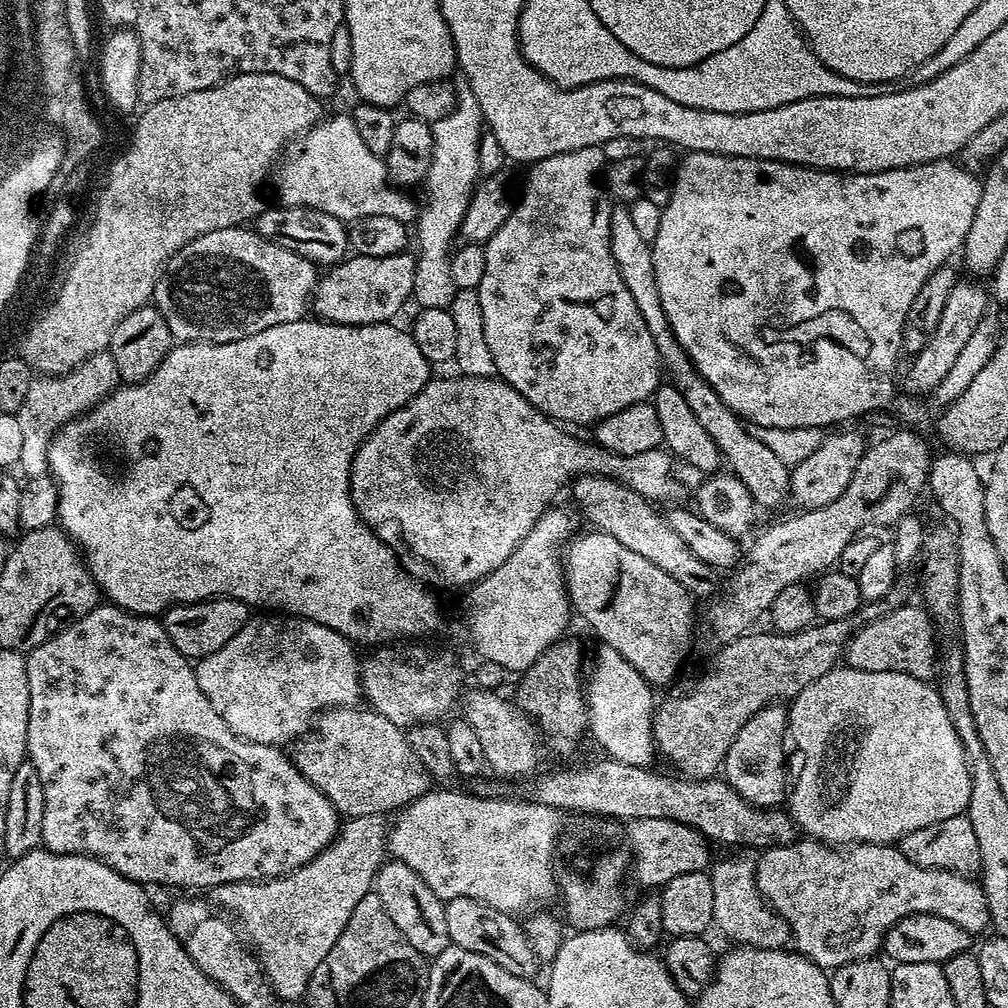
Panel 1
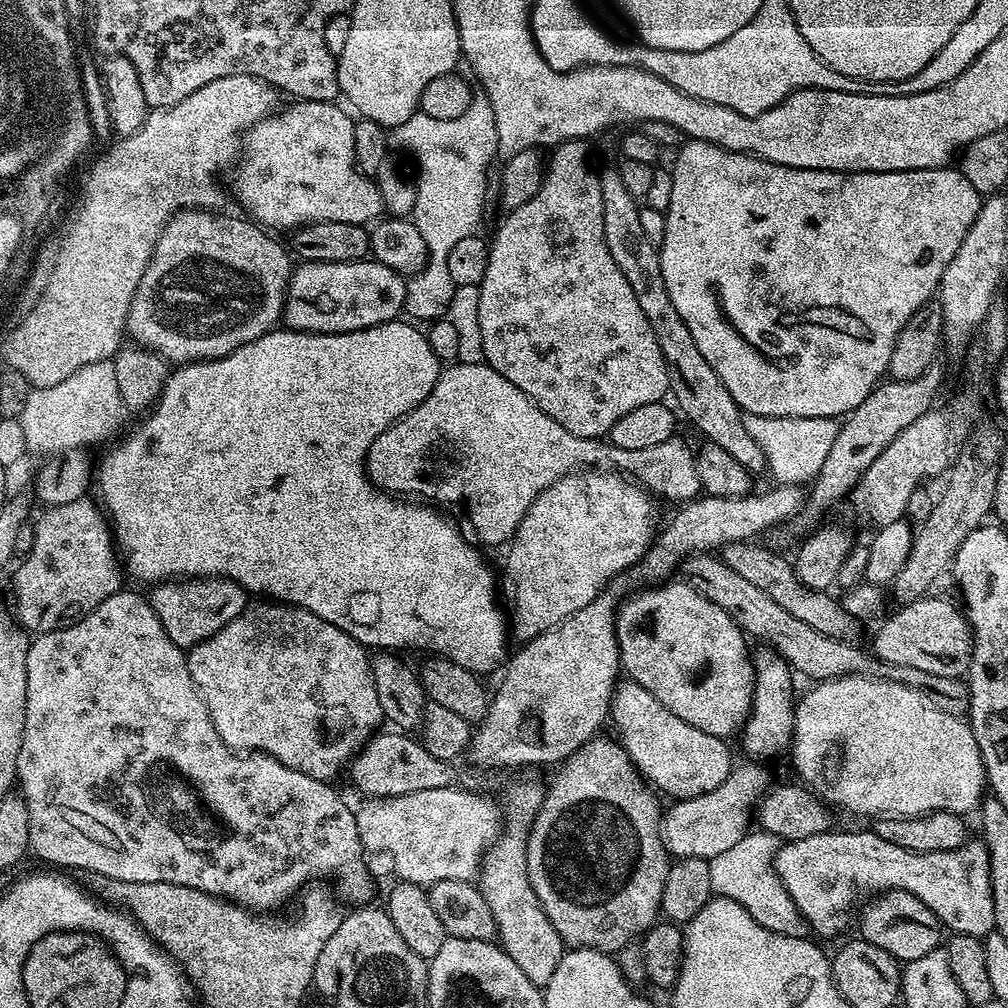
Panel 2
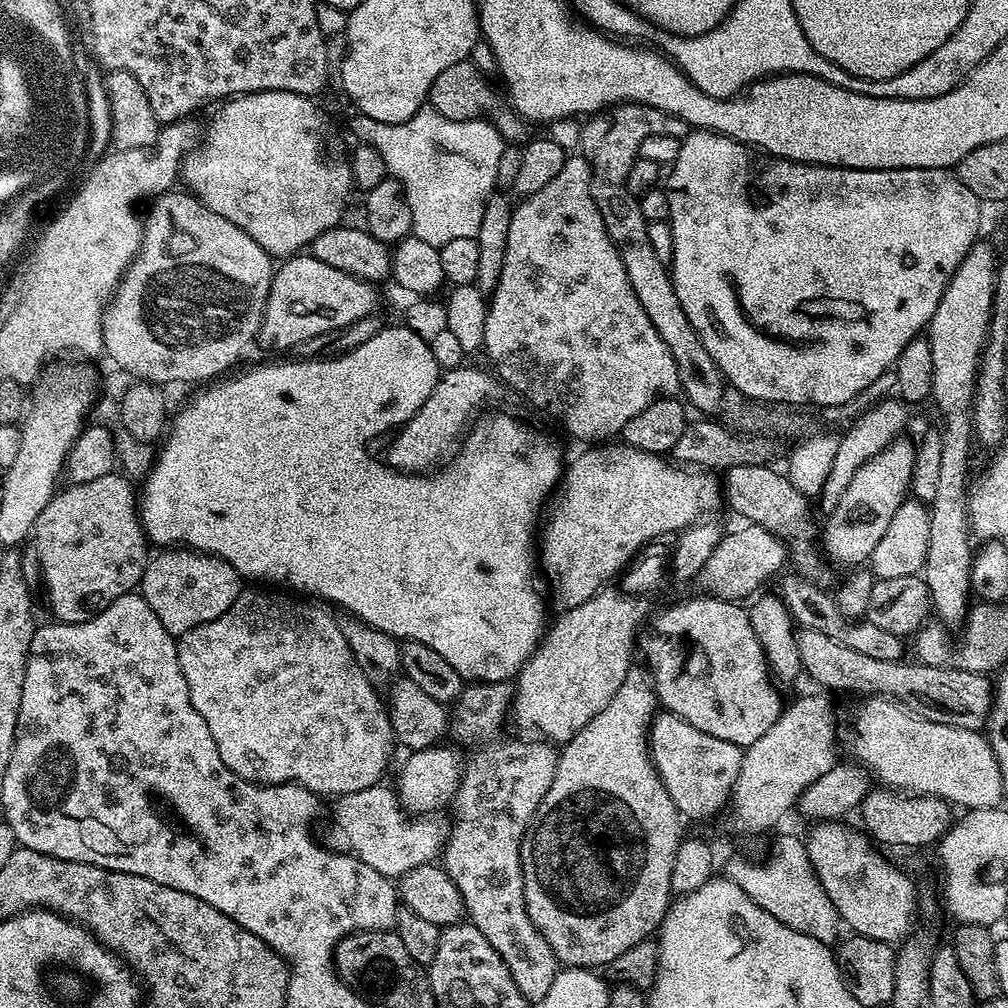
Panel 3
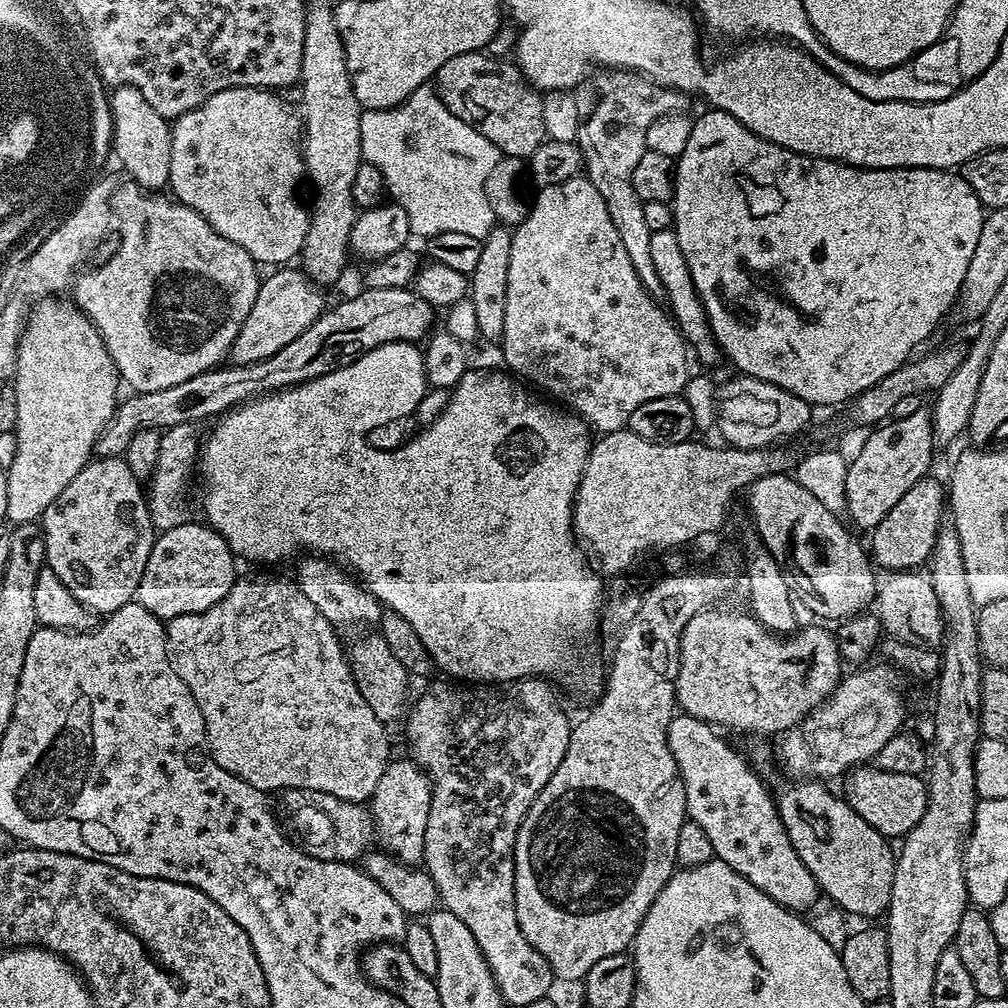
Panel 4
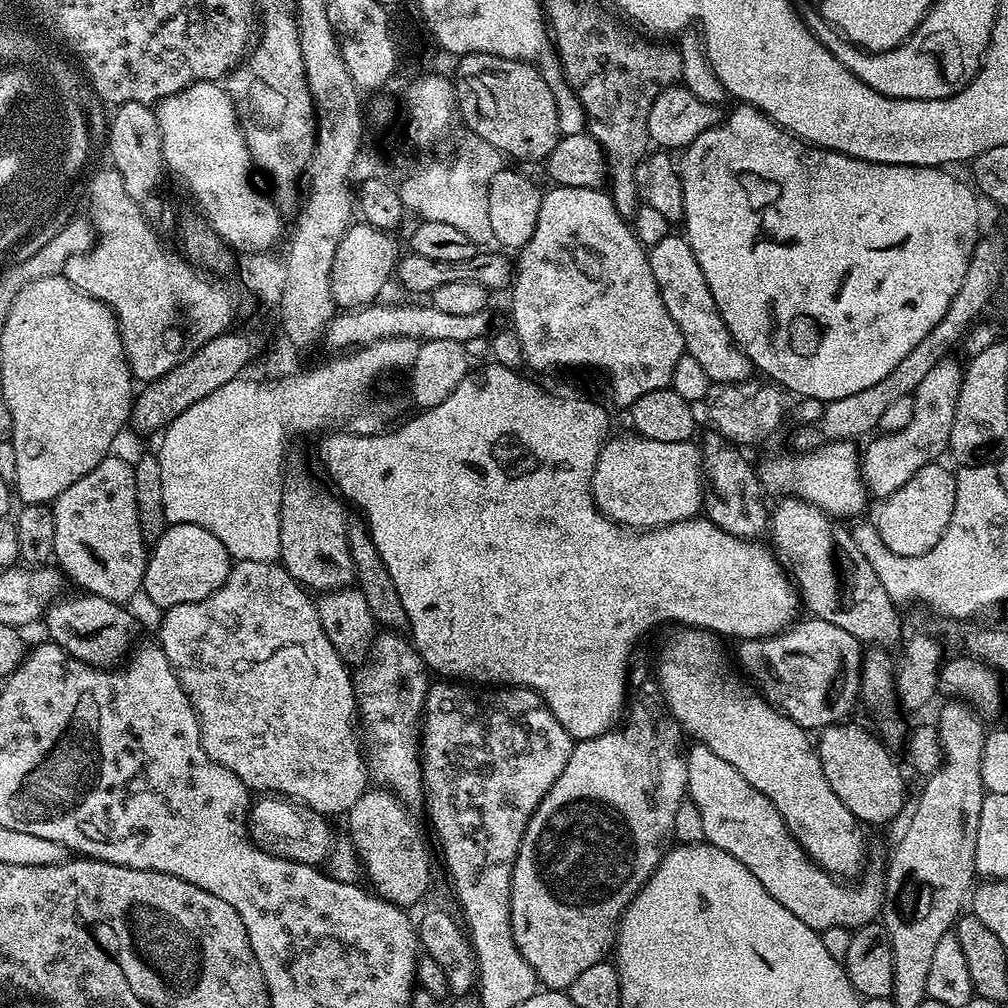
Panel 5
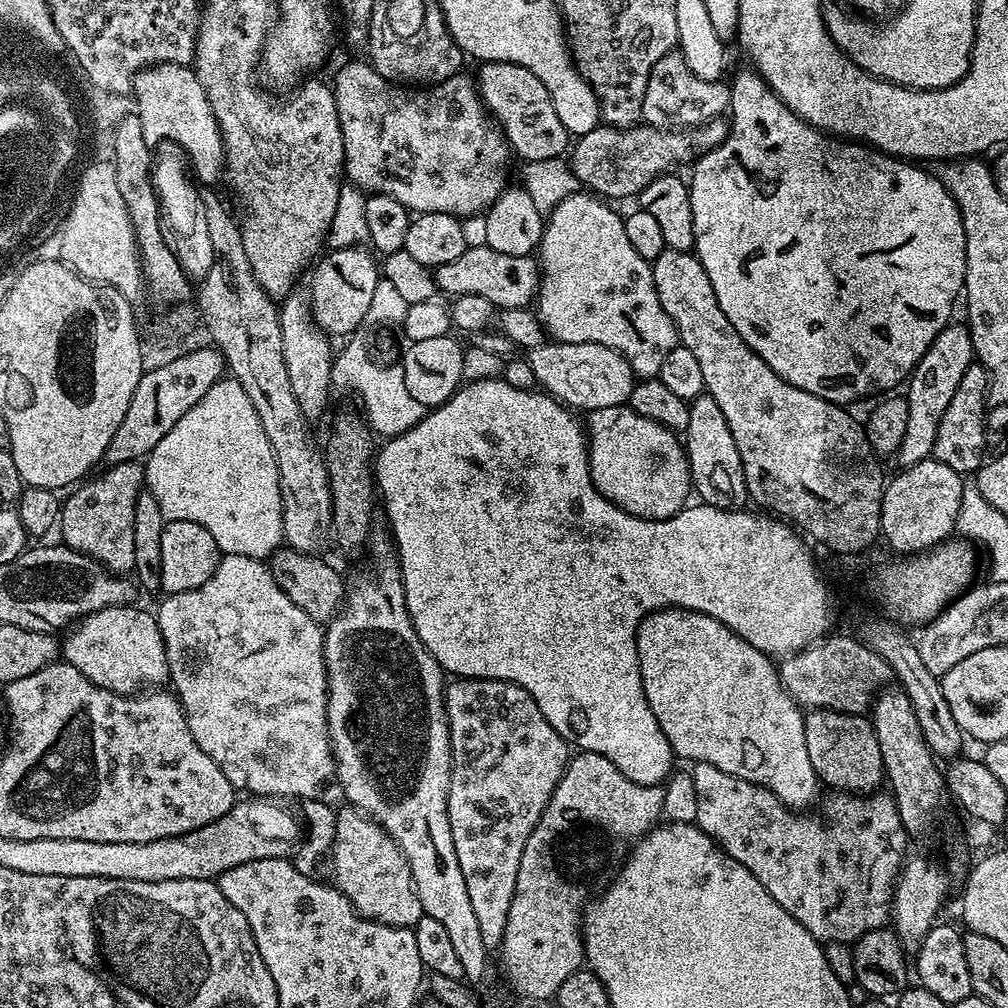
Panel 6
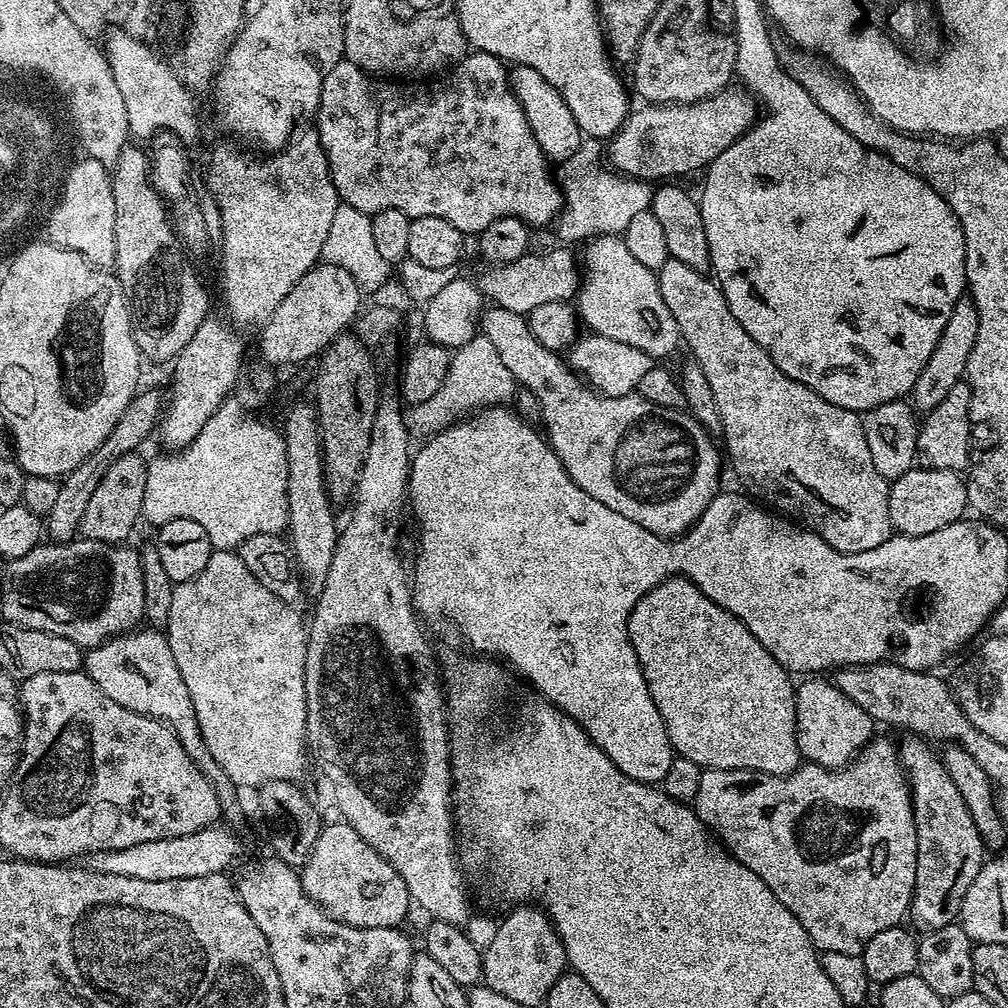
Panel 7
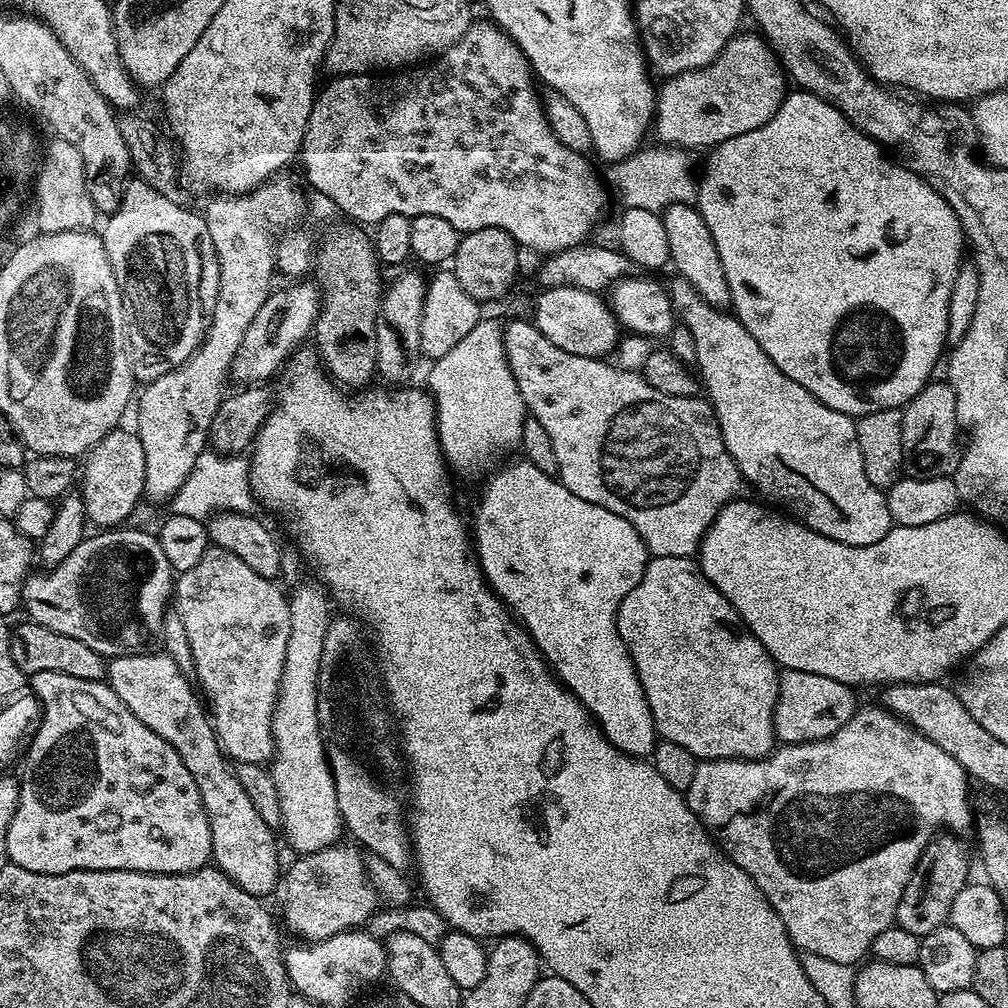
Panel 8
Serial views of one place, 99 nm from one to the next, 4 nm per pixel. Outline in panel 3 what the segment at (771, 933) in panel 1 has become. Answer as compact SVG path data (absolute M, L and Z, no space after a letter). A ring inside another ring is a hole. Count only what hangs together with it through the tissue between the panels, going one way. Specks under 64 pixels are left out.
M798 835L780 836L772 848L773 856L764 860L732 860L728 864L727 879L732 880L766 914L781 916L786 926L798 930L802 934L810 934L810 938L818 938L818 942L829 946L841 939L842 921L834 902L830 902L828 891L820 885L820 879L812 871L808 863L808 854L804 851L804 841ZM780 884L788 884L780 892Z

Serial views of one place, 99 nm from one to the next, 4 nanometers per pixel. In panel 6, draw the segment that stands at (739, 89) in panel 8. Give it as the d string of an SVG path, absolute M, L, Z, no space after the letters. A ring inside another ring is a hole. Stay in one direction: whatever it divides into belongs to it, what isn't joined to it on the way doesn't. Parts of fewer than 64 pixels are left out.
M724 118L707 120L693 128L671 130L652 128L643 122L631 128L597 126L590 130L590 134L582 134L571 145L572 173L585 189L609 201L617 202L627 196L636 198L646 185L654 182L654 178L679 169L676 168L679 164L691 165L714 150L727 138L729 127L729 121Z

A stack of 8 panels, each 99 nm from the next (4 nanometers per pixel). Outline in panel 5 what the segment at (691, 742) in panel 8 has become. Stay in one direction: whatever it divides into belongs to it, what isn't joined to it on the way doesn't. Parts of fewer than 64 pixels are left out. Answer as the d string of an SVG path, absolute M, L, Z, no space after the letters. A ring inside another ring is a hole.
M680 626L675 630L677 632L665 638L660 648L660 657L656 660L659 695L668 715L679 722L681 729L695 743L705 744L714 750L714 754L730 762L730 766L734 766L734 770L738 770L738 774L742 774L742 778L746 778L754 790L770 798L792 837L802 845L805 854L818 867L837 878L859 877L865 871L864 859L868 856L868 848L864 845L865 829L861 821L850 814L850 810L846 810L842 798L830 790L830 782L826 782L826 774L822 774L822 762L816 753L813 737L808 737L811 735L806 729L795 724L779 708L773 708L763 696L740 688L739 682L720 665L722 640L715 632L707 632L703 626Z

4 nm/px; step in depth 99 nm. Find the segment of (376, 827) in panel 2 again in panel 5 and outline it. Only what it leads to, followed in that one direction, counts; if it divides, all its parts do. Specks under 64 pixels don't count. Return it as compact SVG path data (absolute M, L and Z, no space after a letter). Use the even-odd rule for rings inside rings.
M264 794L259 797L260 801L251 805L248 813L248 834L253 844L258 848L264 848L267 852L273 852L275 856L281 856L287 860L293 860L299 864L311 864L320 866L332 855L334 835L328 825L329 817L323 812L305 811L299 803L288 798L281 798L276 794Z

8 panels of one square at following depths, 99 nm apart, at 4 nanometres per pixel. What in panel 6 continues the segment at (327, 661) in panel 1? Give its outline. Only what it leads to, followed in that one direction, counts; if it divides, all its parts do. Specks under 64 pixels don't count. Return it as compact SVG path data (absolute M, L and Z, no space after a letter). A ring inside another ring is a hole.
M242 554L221 555L218 566L202 586L194 590L182 590L163 597L160 609L155 609L154 615L162 642L166 646L168 659L168 678L171 691L184 708L184 713L190 726L190 734L194 734L194 742L218 762L222 774L230 778L232 787L244 794L251 794L256 798L284 798L280 796L300 796L299 798L312 798L316 792L329 779L333 779L336 762L332 759L332 743L328 737L328 719L326 706L328 705L328 675L324 661L324 633L321 625L314 623L306 610L294 606L290 598L278 586L271 567L264 560L255 560Z

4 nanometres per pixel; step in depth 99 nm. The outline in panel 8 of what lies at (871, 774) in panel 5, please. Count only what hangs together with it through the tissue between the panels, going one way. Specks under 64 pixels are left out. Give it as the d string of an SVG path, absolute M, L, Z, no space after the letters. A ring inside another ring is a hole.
M783 669L778 686L778 702L774 710L774 730L781 745L805 744L833 736L856 713L858 701L849 685L822 678L822 674L806 674L806 670Z

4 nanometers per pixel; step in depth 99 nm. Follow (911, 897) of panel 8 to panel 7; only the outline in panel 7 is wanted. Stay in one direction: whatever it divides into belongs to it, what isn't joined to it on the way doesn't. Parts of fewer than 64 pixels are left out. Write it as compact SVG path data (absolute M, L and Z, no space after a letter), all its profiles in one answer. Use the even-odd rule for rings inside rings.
M922 736L905 737L898 744L898 759L912 794L916 823L916 877L906 916L912 919L911 927L923 934L957 923L962 898L966 898L970 882L978 878L978 870L984 865L986 845L970 810L966 810L966 802L962 802L962 794L958 794L958 786L946 774L943 759L932 749L935 747Z

